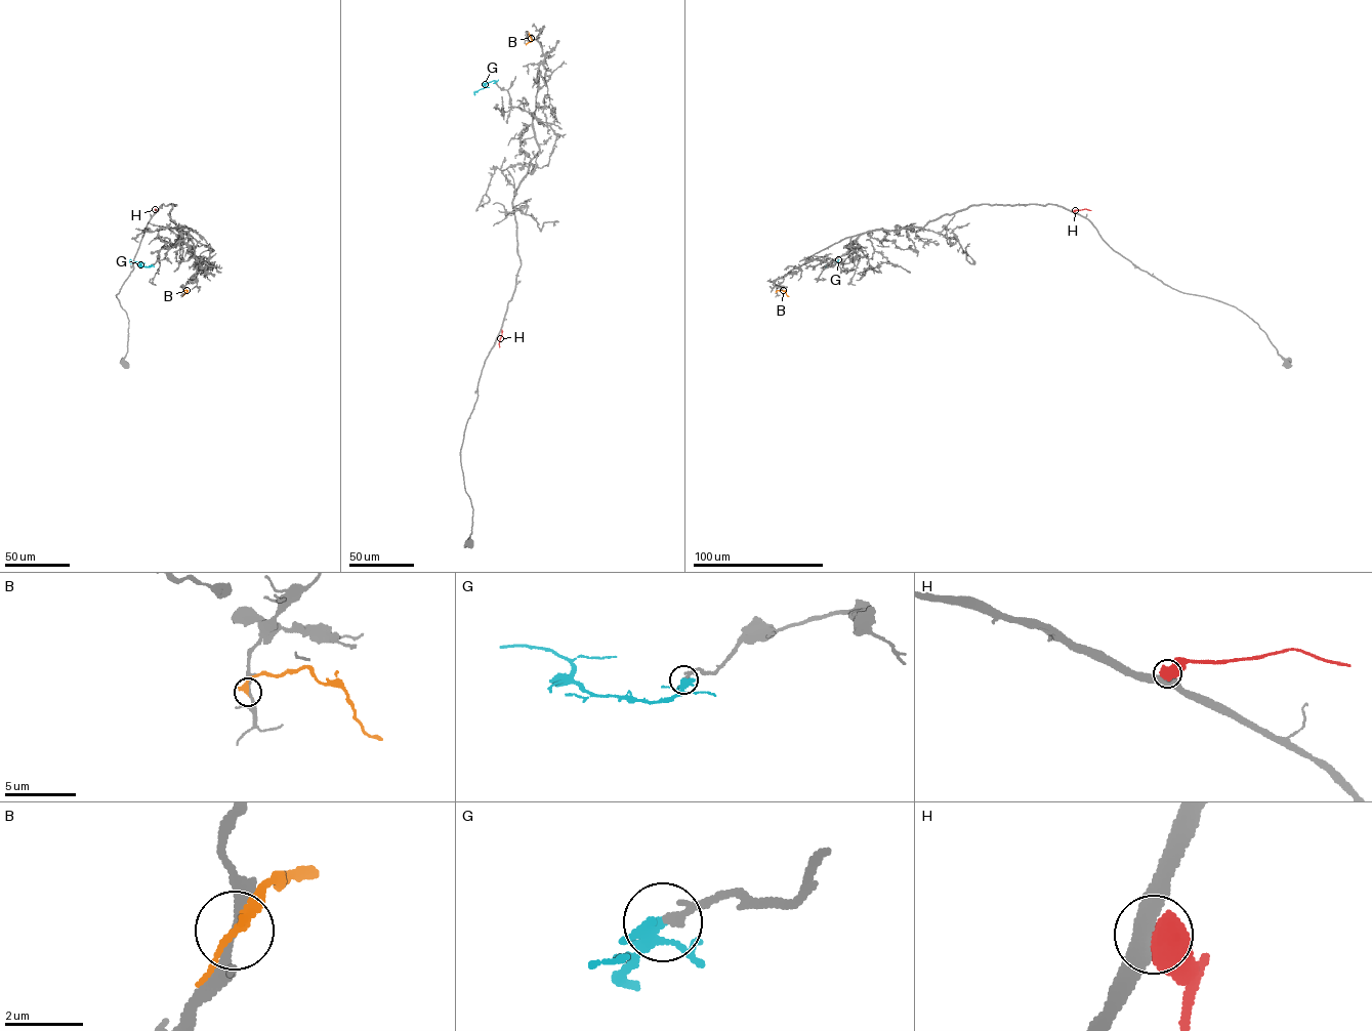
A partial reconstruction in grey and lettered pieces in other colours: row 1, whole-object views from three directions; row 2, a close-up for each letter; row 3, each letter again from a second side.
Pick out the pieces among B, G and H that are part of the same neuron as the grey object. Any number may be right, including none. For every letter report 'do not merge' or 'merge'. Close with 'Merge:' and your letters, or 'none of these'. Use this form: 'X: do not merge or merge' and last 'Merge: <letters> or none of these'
B: do not merge
G: merge
H: do not merge
Merge: G

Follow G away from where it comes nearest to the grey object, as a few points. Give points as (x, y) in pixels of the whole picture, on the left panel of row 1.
G: (151, 264), (143, 266), (130, 259)

